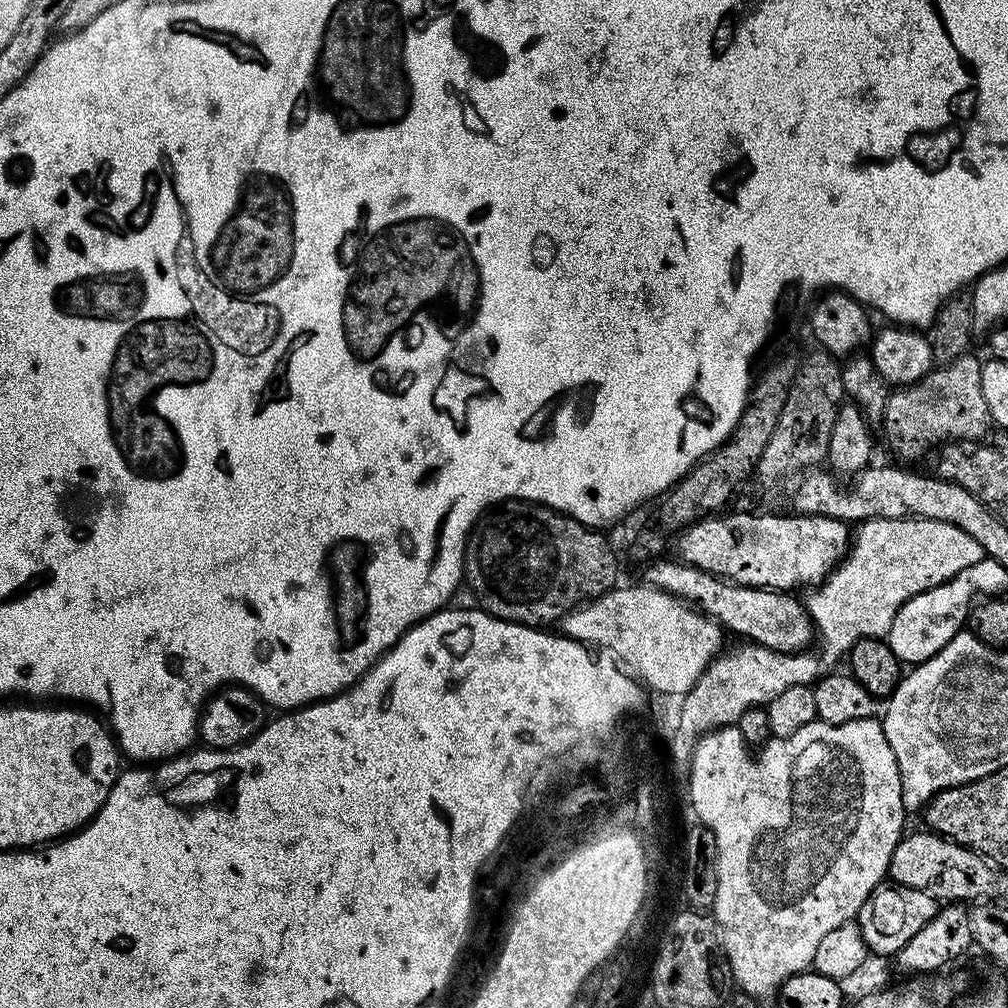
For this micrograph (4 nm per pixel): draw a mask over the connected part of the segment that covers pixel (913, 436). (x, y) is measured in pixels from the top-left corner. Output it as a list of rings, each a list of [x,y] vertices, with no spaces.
[[[965,354],[948,364],[933,367],[918,382],[900,386],[889,395],[884,411],[882,431],[888,444],[904,460],[920,460],[924,456],[927,444],[943,445],[945,442],[980,442],[988,431],[993,431],[990,406],[986,406],[986,398],[982,394],[982,360],[981,357]]]

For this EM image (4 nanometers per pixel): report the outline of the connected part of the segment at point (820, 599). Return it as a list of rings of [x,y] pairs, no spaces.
[[[909,518],[907,520],[866,520],[859,525],[860,528],[855,529],[854,539],[851,541],[850,547],[846,553],[846,558],[841,560],[832,572],[824,579],[823,584],[819,585],[806,599],[806,607],[808,615],[811,616],[814,625],[815,635],[820,644],[820,660],[824,664],[832,664],[835,660],[843,661],[847,657],[848,651],[860,640],[865,640],[871,636],[877,638],[887,637],[890,626],[894,622],[894,618],[898,614],[898,610],[910,598],[914,598],[918,594],[922,594],[926,590],[930,590],[934,586],[938,586],[942,582],[946,582],[950,578],[954,578],[958,574],[962,574],[962,570],[966,570],[966,566],[974,566],[974,562],[985,559],[982,546],[978,546],[978,542],[974,538],[970,538],[970,534],[966,534],[966,530],[962,530],[958,526],[954,526],[950,522],[938,522],[937,520],[918,520]]]

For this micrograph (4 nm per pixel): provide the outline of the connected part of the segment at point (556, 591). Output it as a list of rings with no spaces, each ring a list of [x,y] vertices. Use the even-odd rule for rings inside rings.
[[[505,502],[493,507],[480,517],[479,526],[473,528],[464,550],[466,584],[476,595],[475,603],[483,611],[511,624],[525,624],[527,628],[543,629],[564,617],[581,604],[597,600],[617,587],[616,552],[603,531],[588,528],[582,522],[531,502]]]

